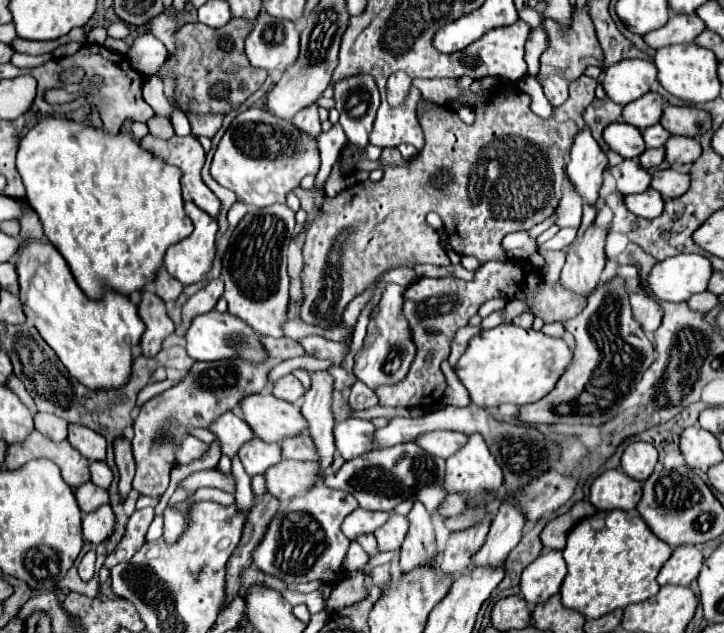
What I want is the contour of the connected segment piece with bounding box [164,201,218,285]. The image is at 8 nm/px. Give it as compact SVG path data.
M190 201L184 203L184 211L192 219L194 231L166 251L164 267L180 283L190 285L202 281L210 271L216 253L214 237L218 231L218 223L214 217L210 217Z

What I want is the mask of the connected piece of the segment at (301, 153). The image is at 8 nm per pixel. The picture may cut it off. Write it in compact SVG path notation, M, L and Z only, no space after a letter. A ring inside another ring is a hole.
M250 107L238 113L226 129L214 153L210 173L222 187L234 191L240 201L254 207L268 207L284 203L286 193L298 187L304 175L316 175L318 167L318 145L312 137L298 133L290 121L278 121L278 117L266 109Z

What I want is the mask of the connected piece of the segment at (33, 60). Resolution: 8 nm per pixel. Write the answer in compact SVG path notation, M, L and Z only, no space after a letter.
M14 53L10 63L16 65L16 67L36 67L36 65L44 65L50 59L52 59L50 53L44 53L44 55L22 55L22 53Z

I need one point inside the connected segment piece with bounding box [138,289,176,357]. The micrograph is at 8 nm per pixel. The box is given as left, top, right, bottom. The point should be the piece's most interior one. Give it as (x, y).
(151, 309)

